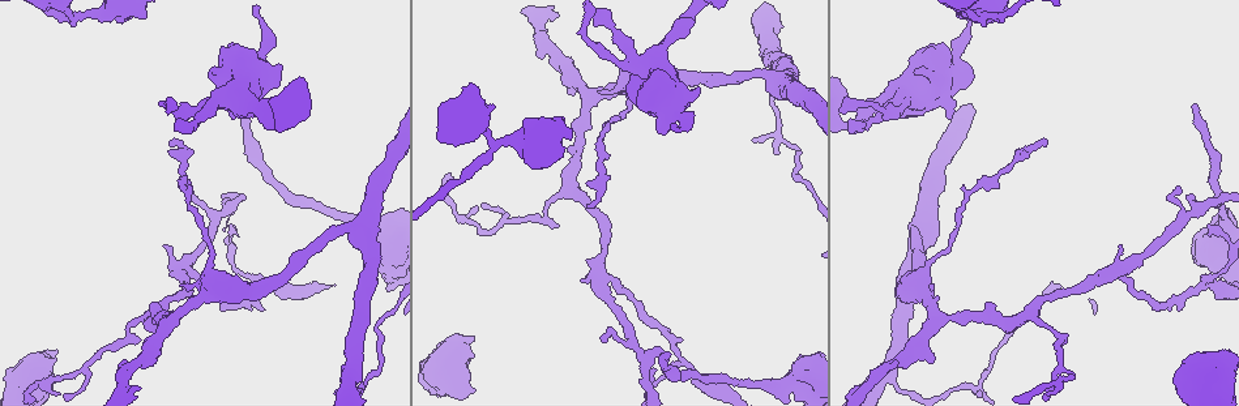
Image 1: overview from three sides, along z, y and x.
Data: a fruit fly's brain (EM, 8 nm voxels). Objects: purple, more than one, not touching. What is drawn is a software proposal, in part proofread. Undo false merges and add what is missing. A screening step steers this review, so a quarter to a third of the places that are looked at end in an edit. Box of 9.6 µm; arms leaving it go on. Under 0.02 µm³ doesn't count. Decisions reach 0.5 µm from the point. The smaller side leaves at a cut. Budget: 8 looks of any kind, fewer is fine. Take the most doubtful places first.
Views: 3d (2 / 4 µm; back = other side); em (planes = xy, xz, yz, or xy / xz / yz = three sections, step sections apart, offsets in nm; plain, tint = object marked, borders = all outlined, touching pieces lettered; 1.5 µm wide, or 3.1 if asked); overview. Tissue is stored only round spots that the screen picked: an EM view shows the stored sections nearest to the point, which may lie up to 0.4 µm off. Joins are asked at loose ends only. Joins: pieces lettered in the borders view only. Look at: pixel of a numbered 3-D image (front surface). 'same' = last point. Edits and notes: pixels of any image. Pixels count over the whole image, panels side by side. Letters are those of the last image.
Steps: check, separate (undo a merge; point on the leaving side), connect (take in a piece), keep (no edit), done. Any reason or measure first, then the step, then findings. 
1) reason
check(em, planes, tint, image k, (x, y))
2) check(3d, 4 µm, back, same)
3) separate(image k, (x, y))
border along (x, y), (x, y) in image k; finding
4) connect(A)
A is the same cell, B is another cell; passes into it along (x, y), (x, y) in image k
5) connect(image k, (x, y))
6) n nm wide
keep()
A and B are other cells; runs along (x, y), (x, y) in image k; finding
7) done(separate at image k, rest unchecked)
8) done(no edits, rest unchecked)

stops while still wide
check(em, planes, borders, image 1, (698, 89))

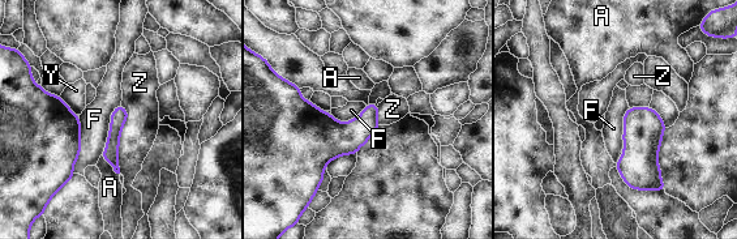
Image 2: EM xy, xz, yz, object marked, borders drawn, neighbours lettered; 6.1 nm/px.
Z touches over 440 nm
keep()
A, F, Y and Z are other cells; runs along (120, 110), (112, 143), (115, 162) in image 2; no lettered piece goes on from it

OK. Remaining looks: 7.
end of a long branch
check(em, planes, borders, image 1, (1193, 104))

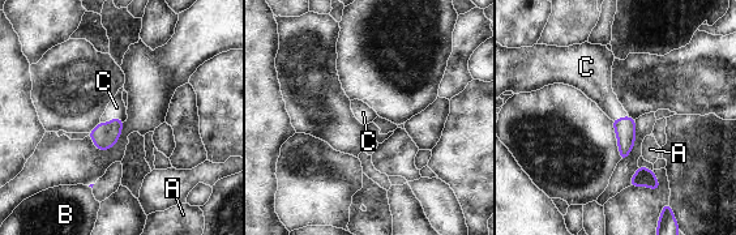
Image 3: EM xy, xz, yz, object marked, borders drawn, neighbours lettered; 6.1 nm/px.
130 nm wide; C touches over 140 nm
connect(C)
C is the same cell, A and B are other cells; the neuron continues

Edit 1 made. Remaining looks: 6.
thin neck
check(3d, 2 µm, back, image 1, (494, 141))

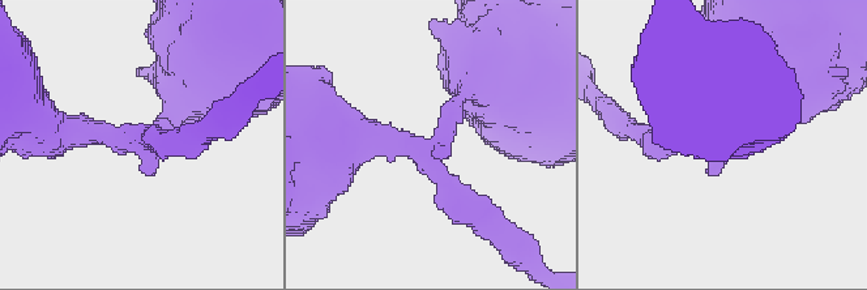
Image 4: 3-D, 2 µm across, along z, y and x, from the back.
3 arms; arms of 200, 380, 600 nm; shape alone is not enough
check(em, xy, step 8, tint, image 4, (432, 149))

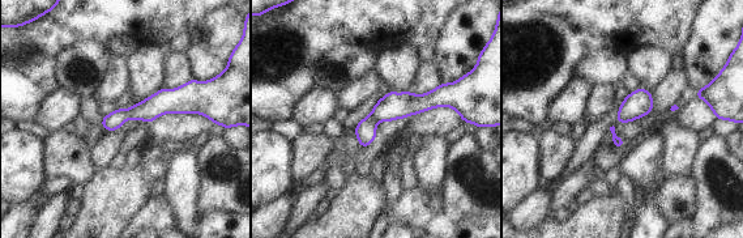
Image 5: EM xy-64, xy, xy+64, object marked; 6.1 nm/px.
cut it another way
check(em, planes, borders, same)

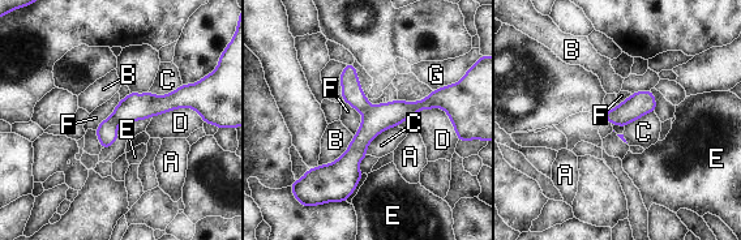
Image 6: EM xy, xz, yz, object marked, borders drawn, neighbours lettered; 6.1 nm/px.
separate(image 6, (106, 132))
A, B, C, D, E, F and G are other cells; two neurons meet here

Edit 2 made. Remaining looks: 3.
done(connect at image 3, separate at image 6, rest unchecked)

